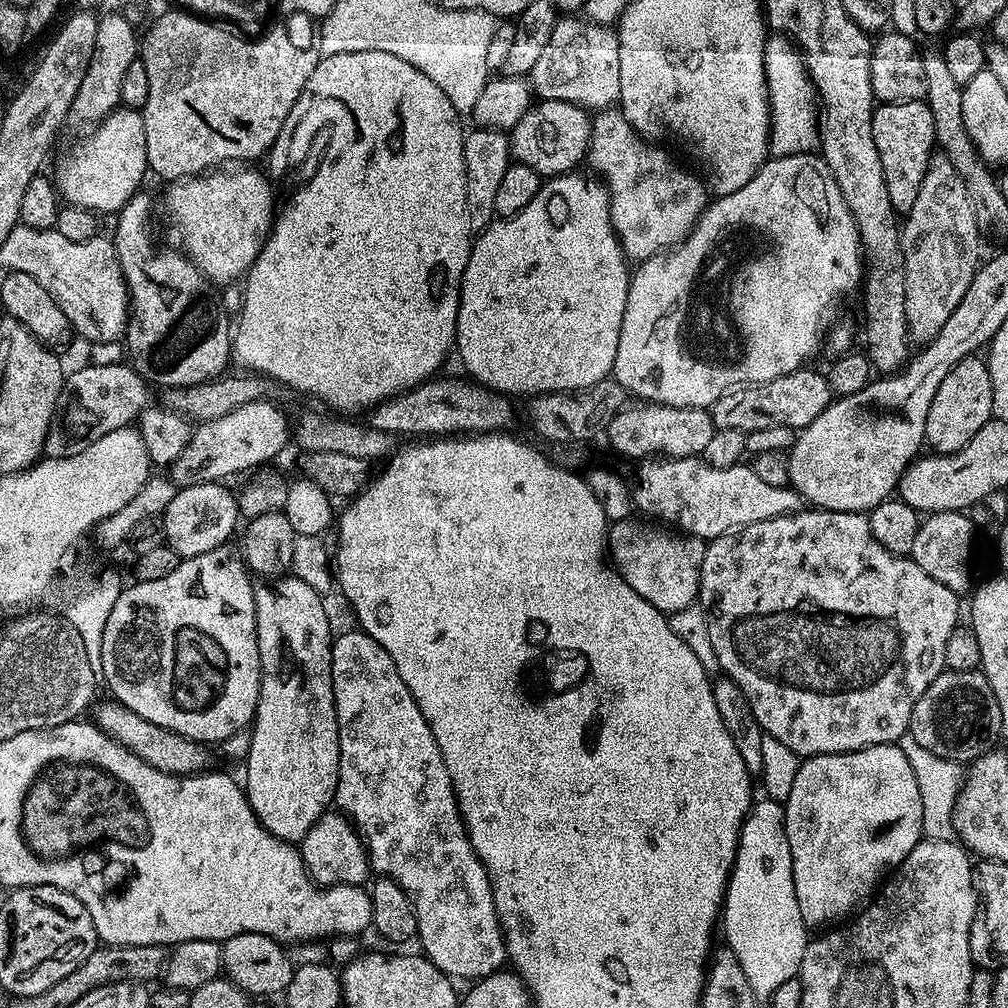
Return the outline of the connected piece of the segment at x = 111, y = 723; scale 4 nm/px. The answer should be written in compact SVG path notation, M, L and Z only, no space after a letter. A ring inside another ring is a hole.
M111 698L102 700L95 705L97 708L94 722L107 736L114 738L134 754L138 754L138 758L142 758L142 762L175 776L195 776L196 773L203 772L209 767L209 745L186 738L177 732L168 732L162 726L154 726L154 722L134 714L134 710L130 710L118 700Z

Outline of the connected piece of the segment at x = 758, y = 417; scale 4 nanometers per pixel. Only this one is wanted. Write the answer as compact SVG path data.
M805 366L770 382L733 387L713 402L710 411L712 421L722 430L738 430L745 434L767 430L770 426L799 430L810 426L810 422L814 422L814 418L818 418L818 414L822 414L822 410L826 410L833 399L827 375L823 371L815 372L812 366Z

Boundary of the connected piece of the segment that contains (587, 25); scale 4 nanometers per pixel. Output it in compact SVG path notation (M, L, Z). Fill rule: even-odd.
M587 18L557 19L554 34L550 34L550 42L546 42L542 54L538 57L538 62L534 62L534 70L530 74L532 91L540 100L561 100L578 104L589 110L611 108L620 99L622 73L618 70L619 49L618 38L611 27L593 24Z

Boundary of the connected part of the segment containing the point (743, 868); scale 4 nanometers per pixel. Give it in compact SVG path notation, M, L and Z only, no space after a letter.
M760 798L748 810L748 817L740 828L736 857L728 886L724 889L722 905L722 932L726 946L734 950L734 958L742 965L746 982L754 990L757 1001L767 1001L784 982L799 977L802 954L810 939L810 930L802 922L802 910L798 910L798 894L794 894L794 870L790 858L790 842L786 838L784 806L779 800Z

